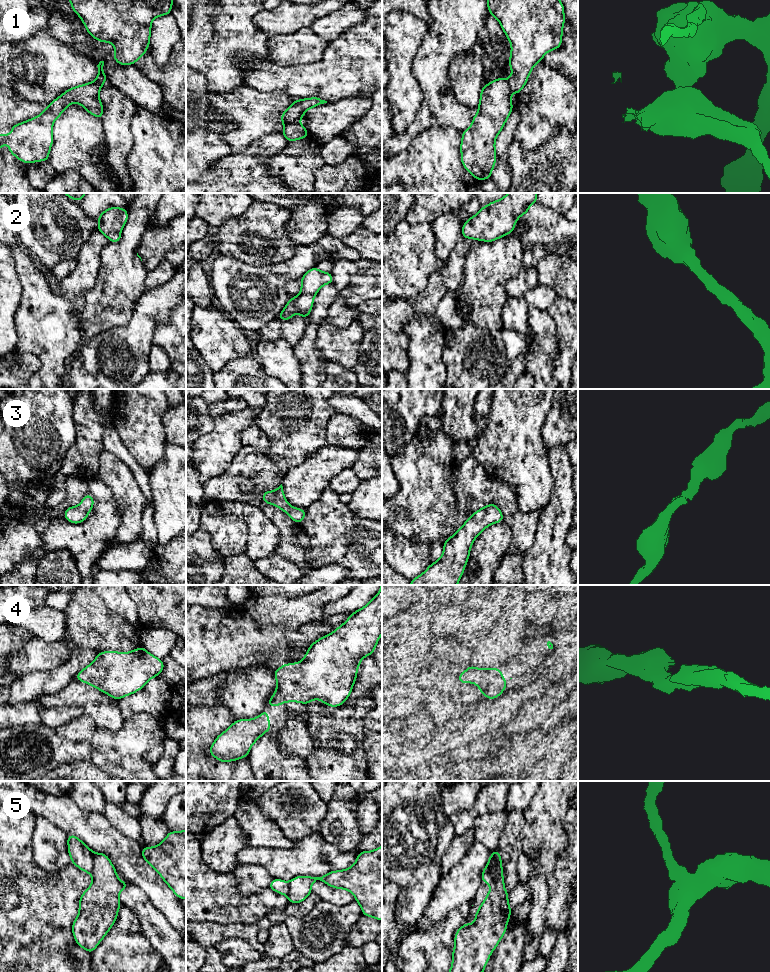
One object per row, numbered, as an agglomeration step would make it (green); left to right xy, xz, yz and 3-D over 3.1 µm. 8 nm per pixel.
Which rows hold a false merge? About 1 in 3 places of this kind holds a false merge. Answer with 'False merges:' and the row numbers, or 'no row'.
False merges: 1, 5

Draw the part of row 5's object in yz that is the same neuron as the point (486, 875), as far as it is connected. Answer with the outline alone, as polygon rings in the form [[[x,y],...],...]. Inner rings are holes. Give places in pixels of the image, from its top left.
[[[498,849],[491,853],[491,855],[493,856],[493,861],[487,863],[486,869],[481,876],[481,882],[485,882],[487,884],[491,884],[491,869],[496,865],[502,864],[500,852]]]

